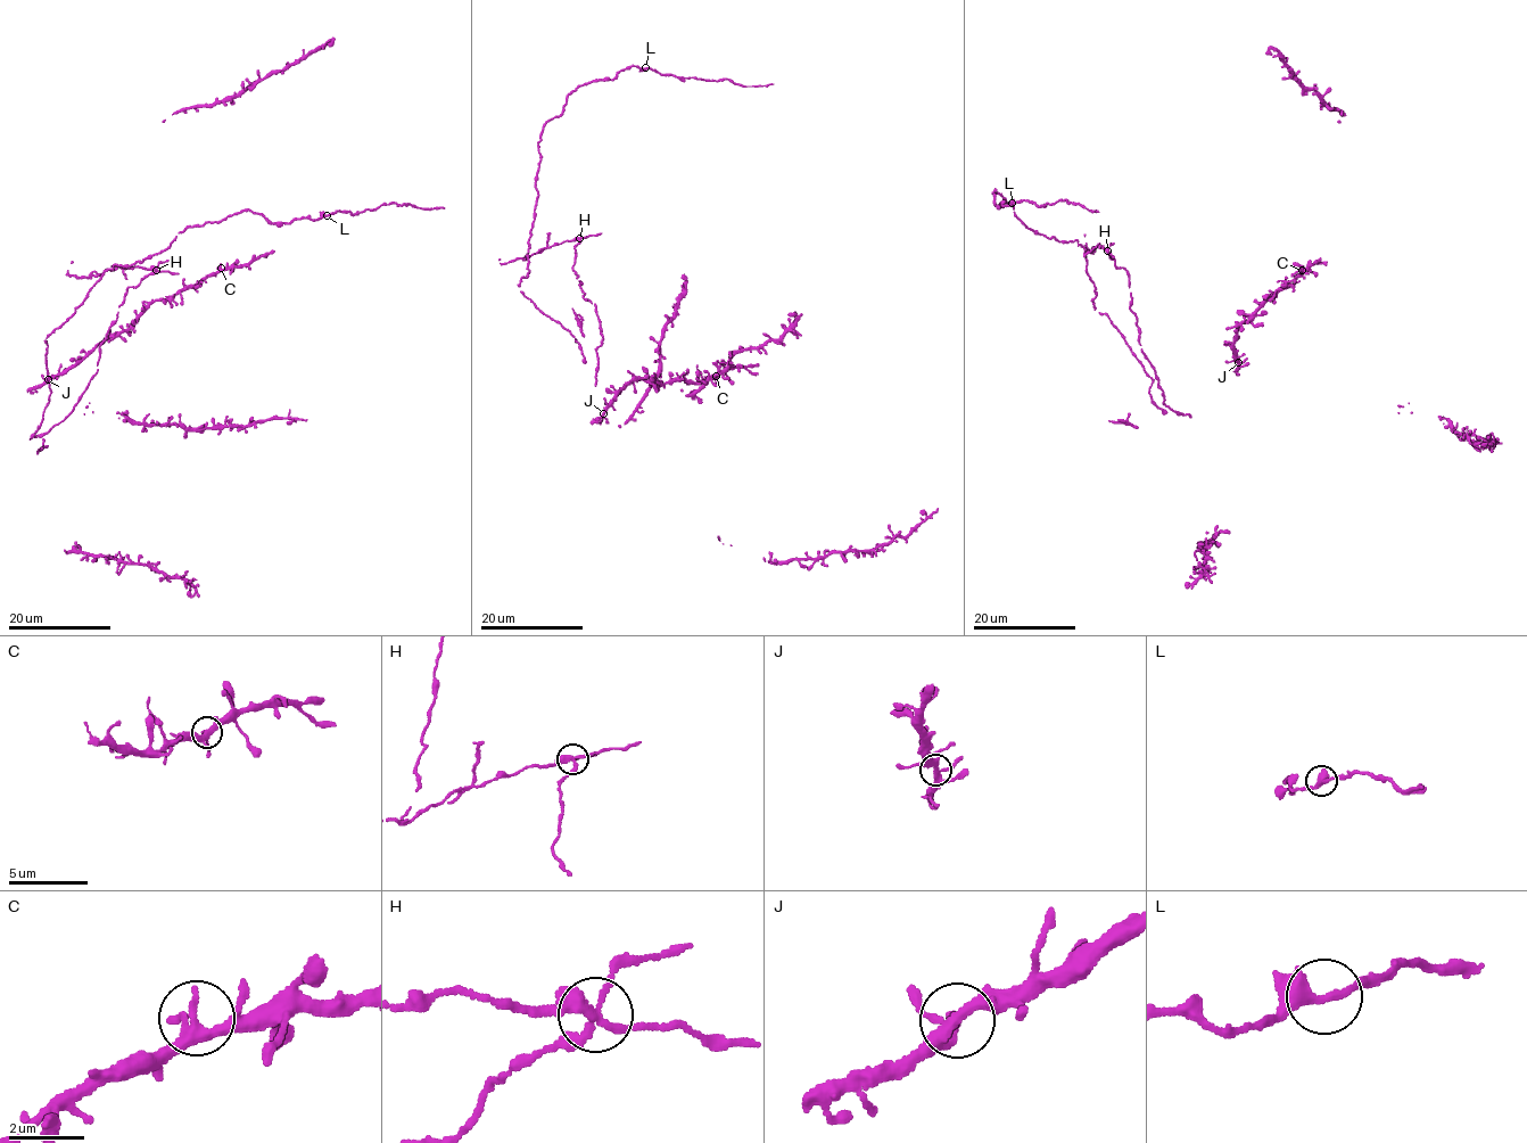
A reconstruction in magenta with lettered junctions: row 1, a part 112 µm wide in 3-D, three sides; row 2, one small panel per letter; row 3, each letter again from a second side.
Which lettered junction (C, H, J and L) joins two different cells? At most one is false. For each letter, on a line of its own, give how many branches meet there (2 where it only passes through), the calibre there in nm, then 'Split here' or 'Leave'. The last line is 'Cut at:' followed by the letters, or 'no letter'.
C: Branches: 3. Thickness 280 nm. Leave
H: Branches: 4. Thickness 280 nm. Split here
J: Branches: 4. Thickness 280 nm. Leave
L: Branches: 3. Thickness 280 nm. Leave
Cut at: H

